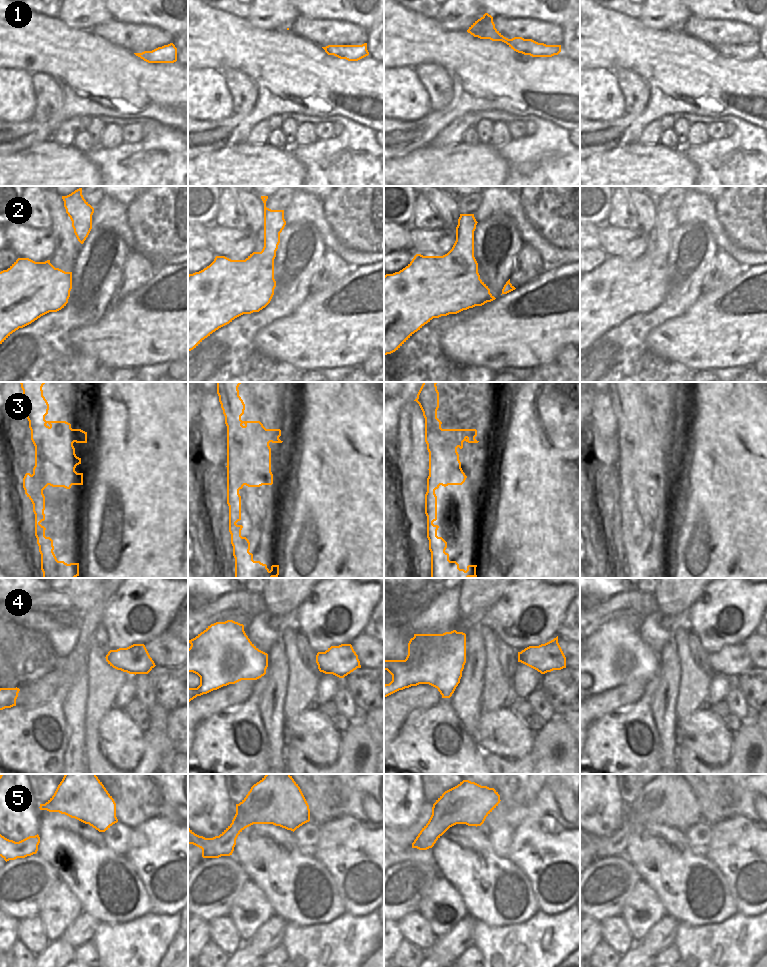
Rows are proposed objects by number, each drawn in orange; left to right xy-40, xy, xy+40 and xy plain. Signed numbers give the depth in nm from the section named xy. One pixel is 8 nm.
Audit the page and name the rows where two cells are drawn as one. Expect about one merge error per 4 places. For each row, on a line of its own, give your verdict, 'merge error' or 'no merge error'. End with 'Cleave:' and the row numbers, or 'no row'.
1: no merge error
2: no merge error
3: no merge error
4: merge error
5: no merge error
Cleave: 4

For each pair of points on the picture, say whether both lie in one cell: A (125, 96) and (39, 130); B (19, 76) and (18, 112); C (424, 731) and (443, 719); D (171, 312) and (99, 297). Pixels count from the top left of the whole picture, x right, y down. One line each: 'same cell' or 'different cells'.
A: same cell
B: same cell
C: same cell
D: different cells

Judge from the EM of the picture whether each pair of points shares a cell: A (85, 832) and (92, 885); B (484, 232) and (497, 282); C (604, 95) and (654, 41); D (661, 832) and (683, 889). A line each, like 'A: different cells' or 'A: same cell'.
A: same cell
B: same cell
C: different cells
D: same cell

